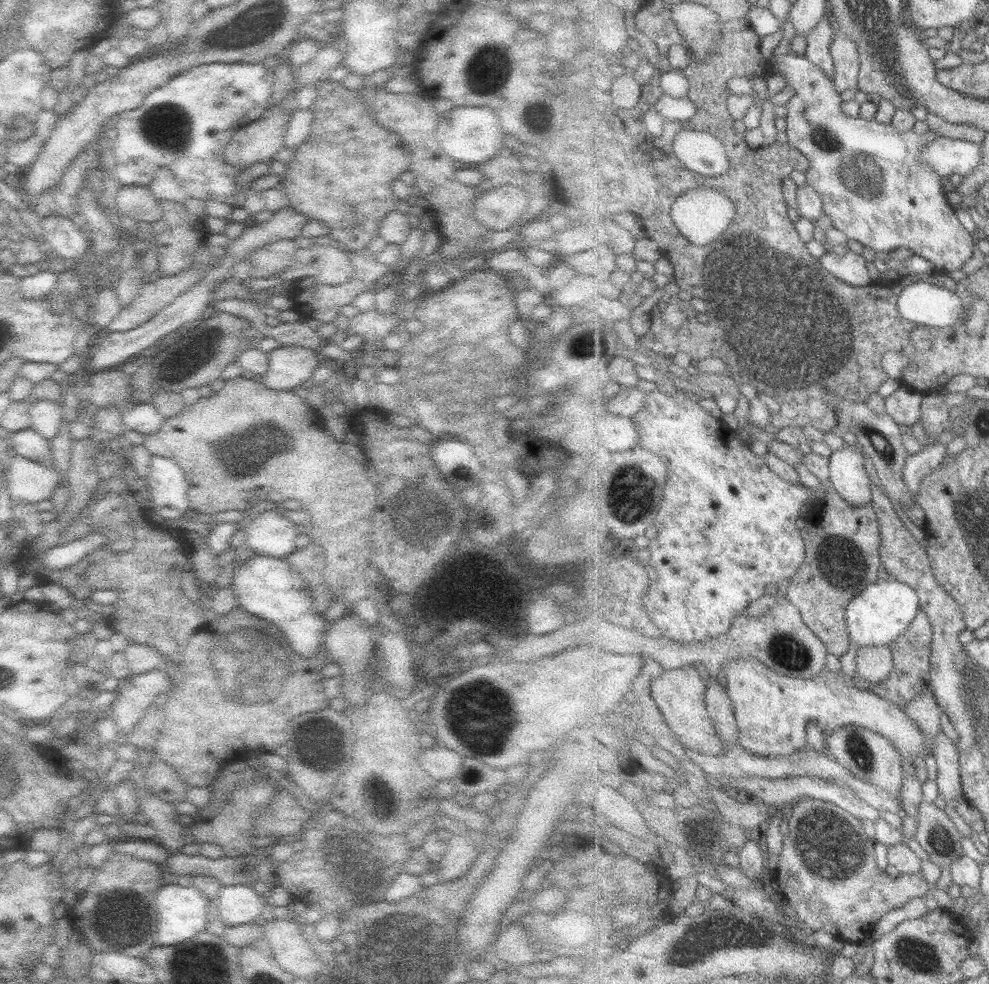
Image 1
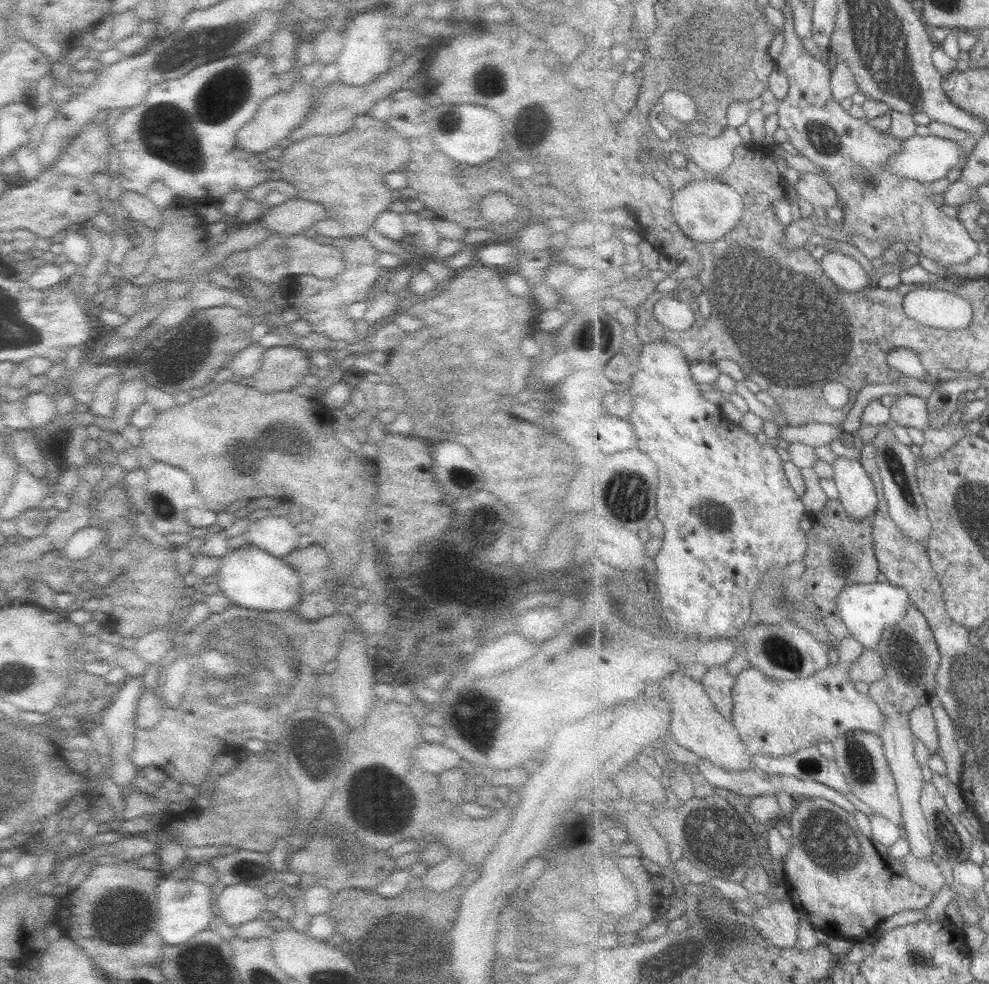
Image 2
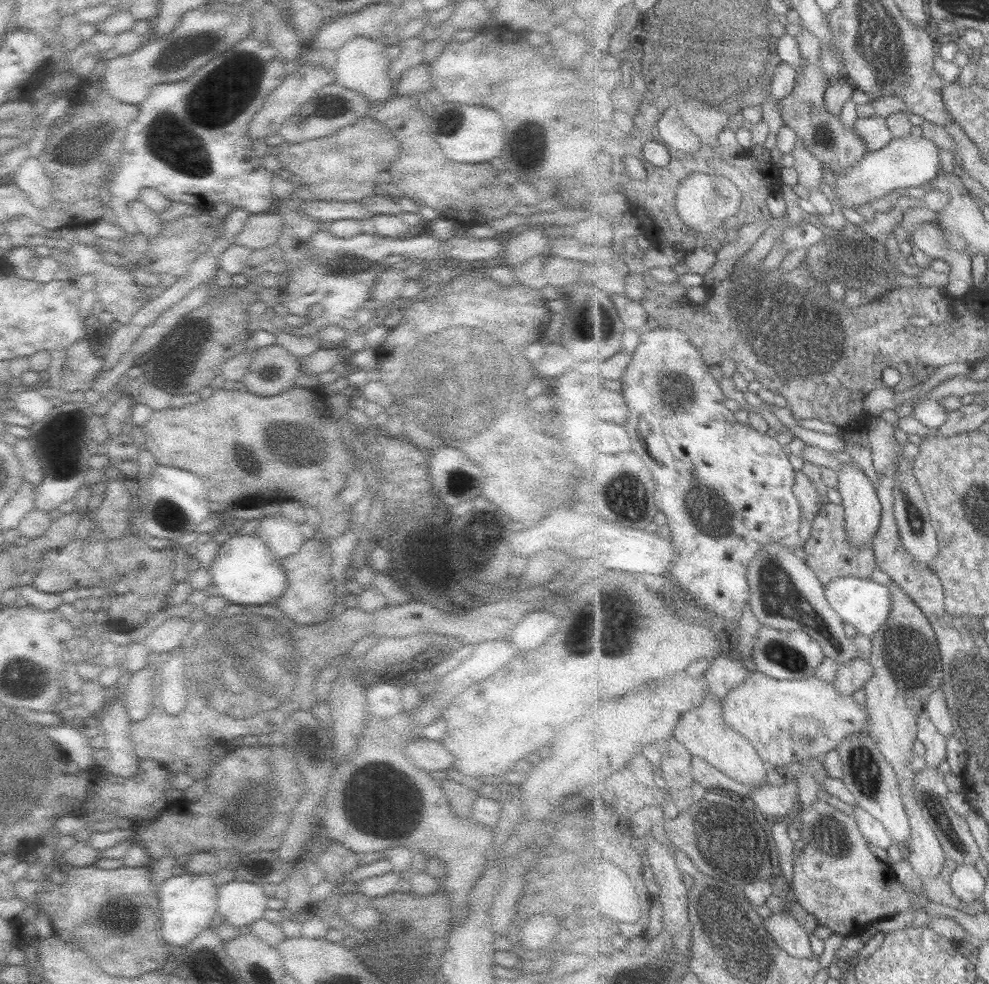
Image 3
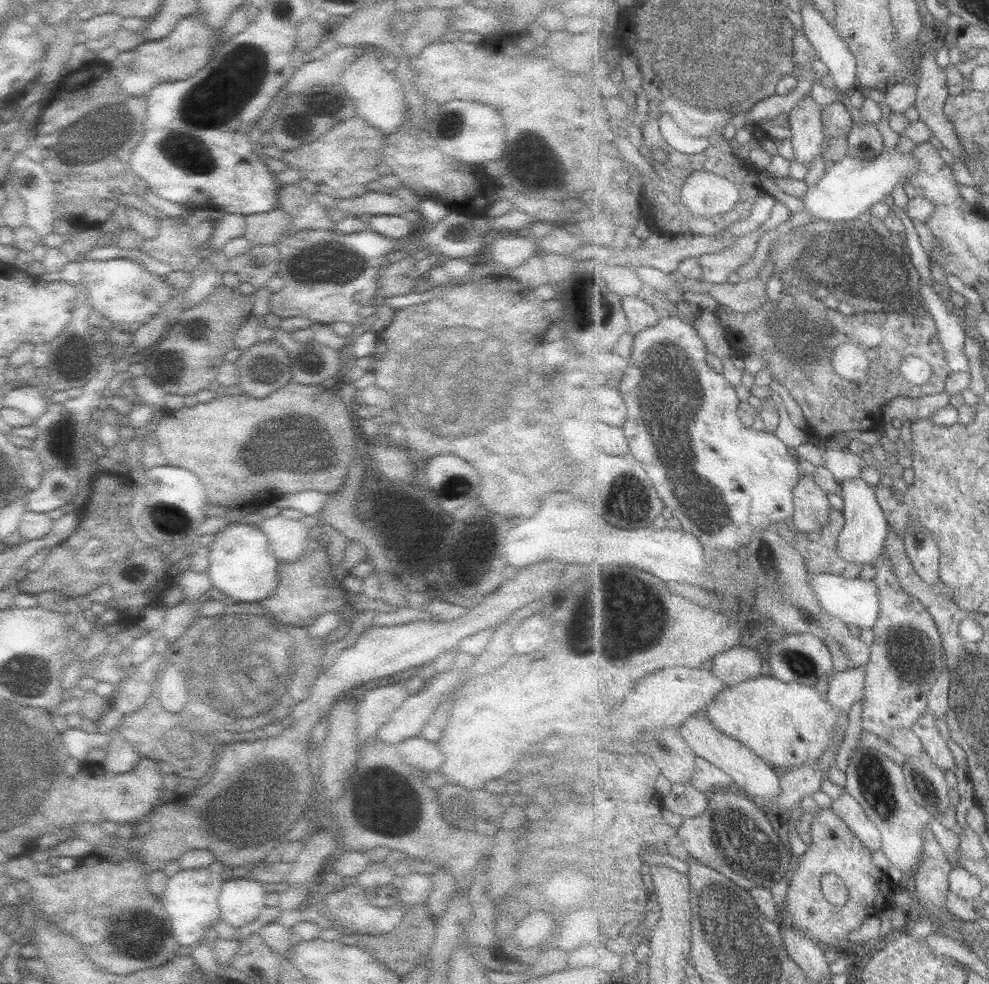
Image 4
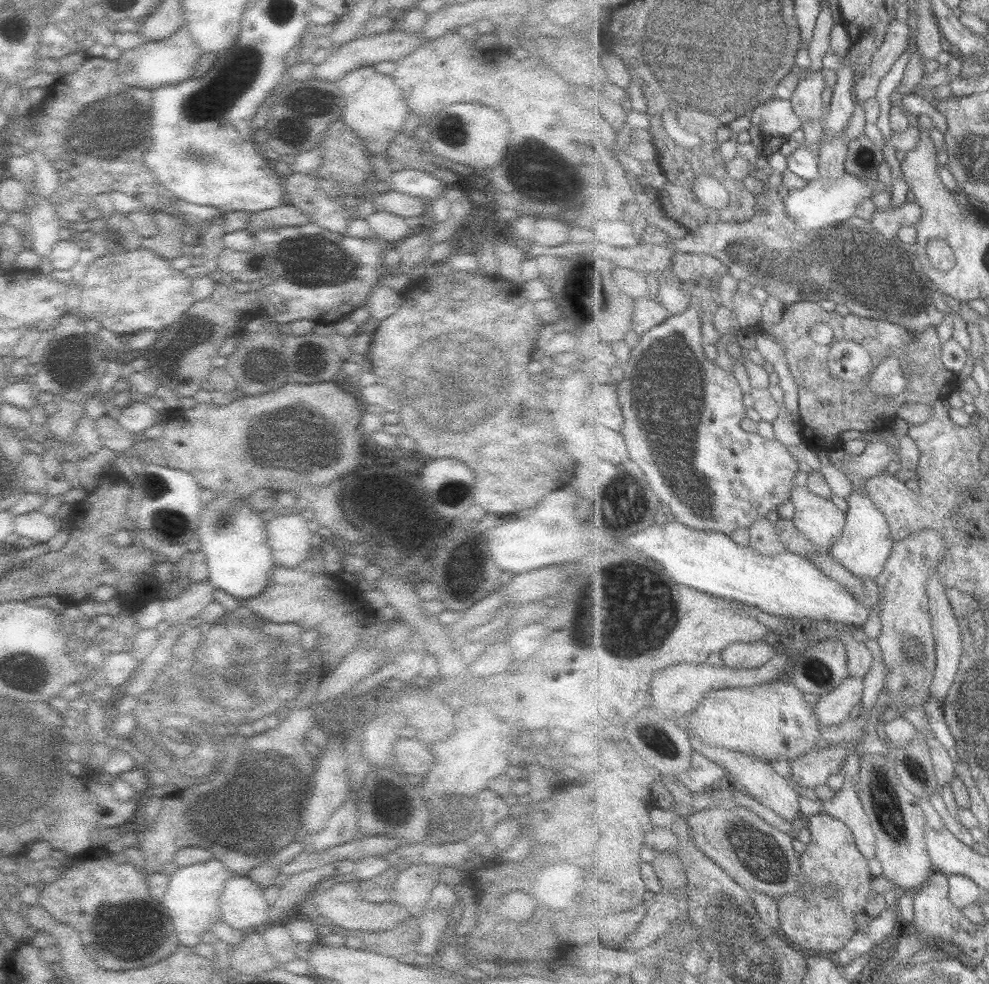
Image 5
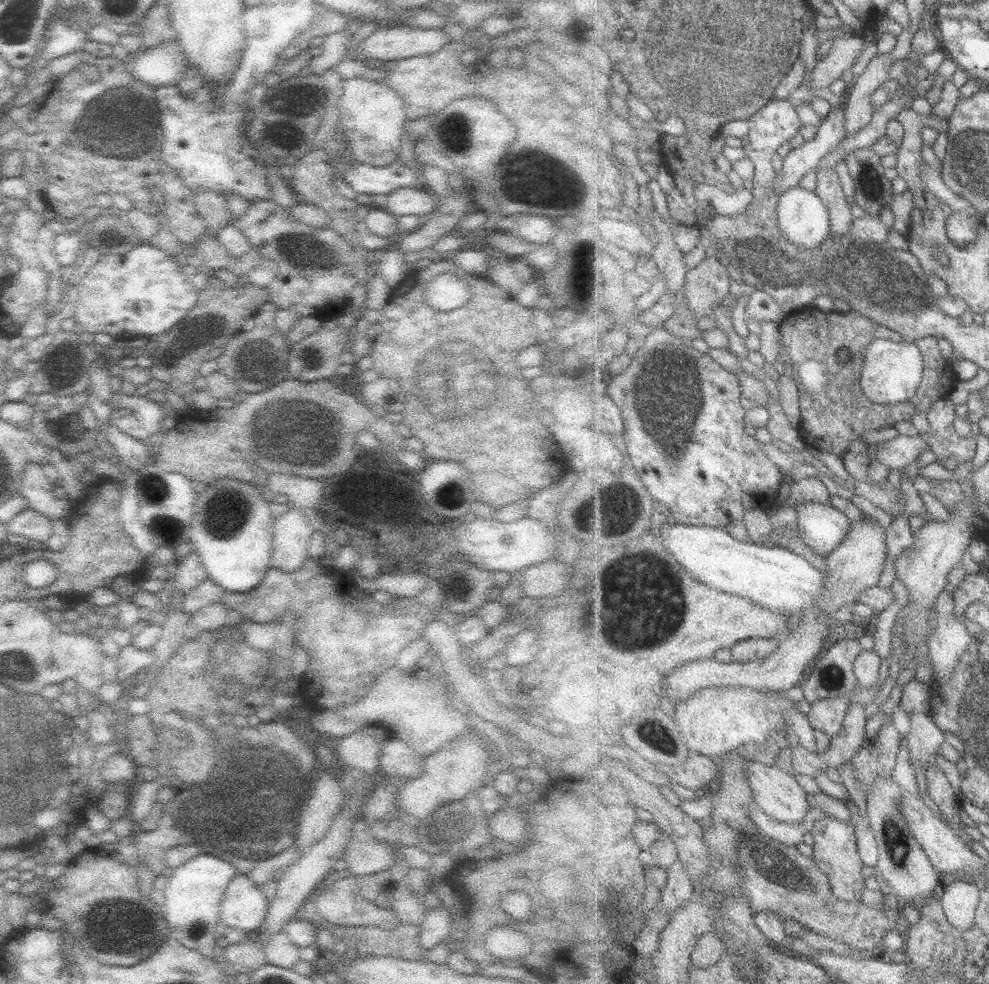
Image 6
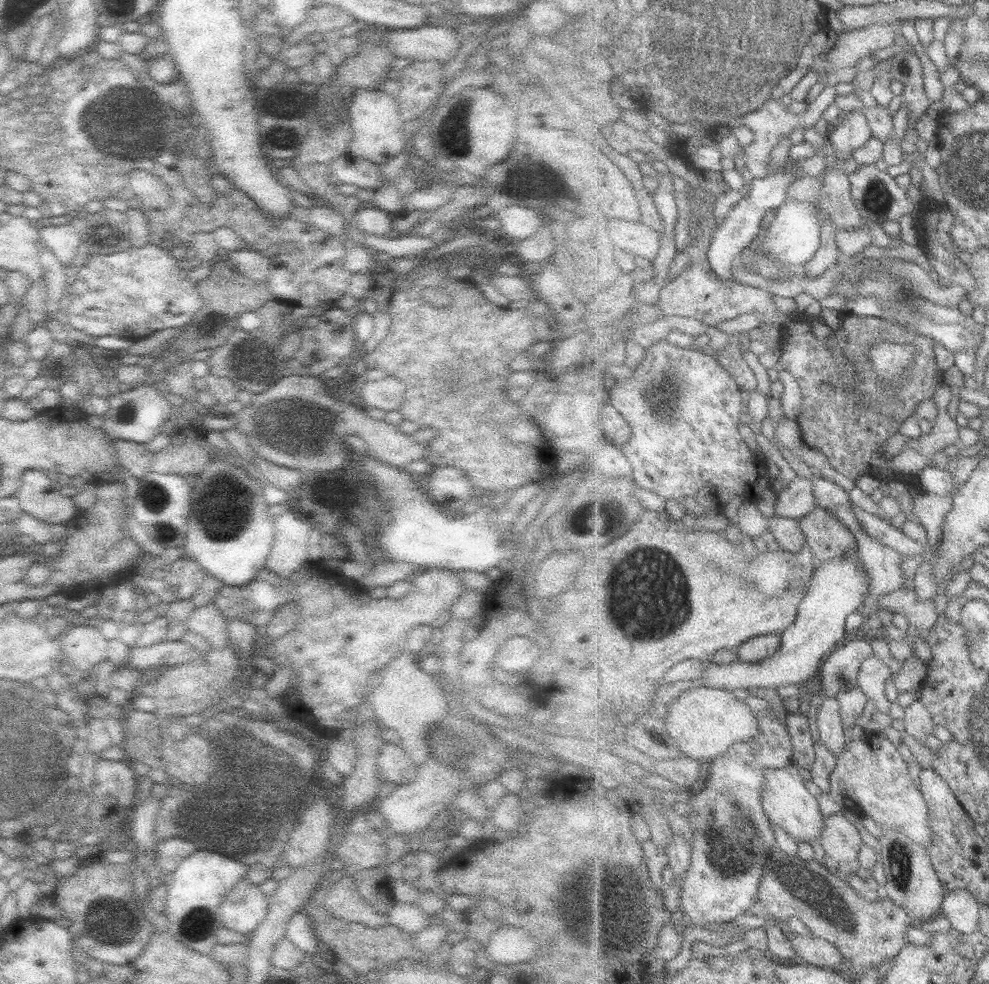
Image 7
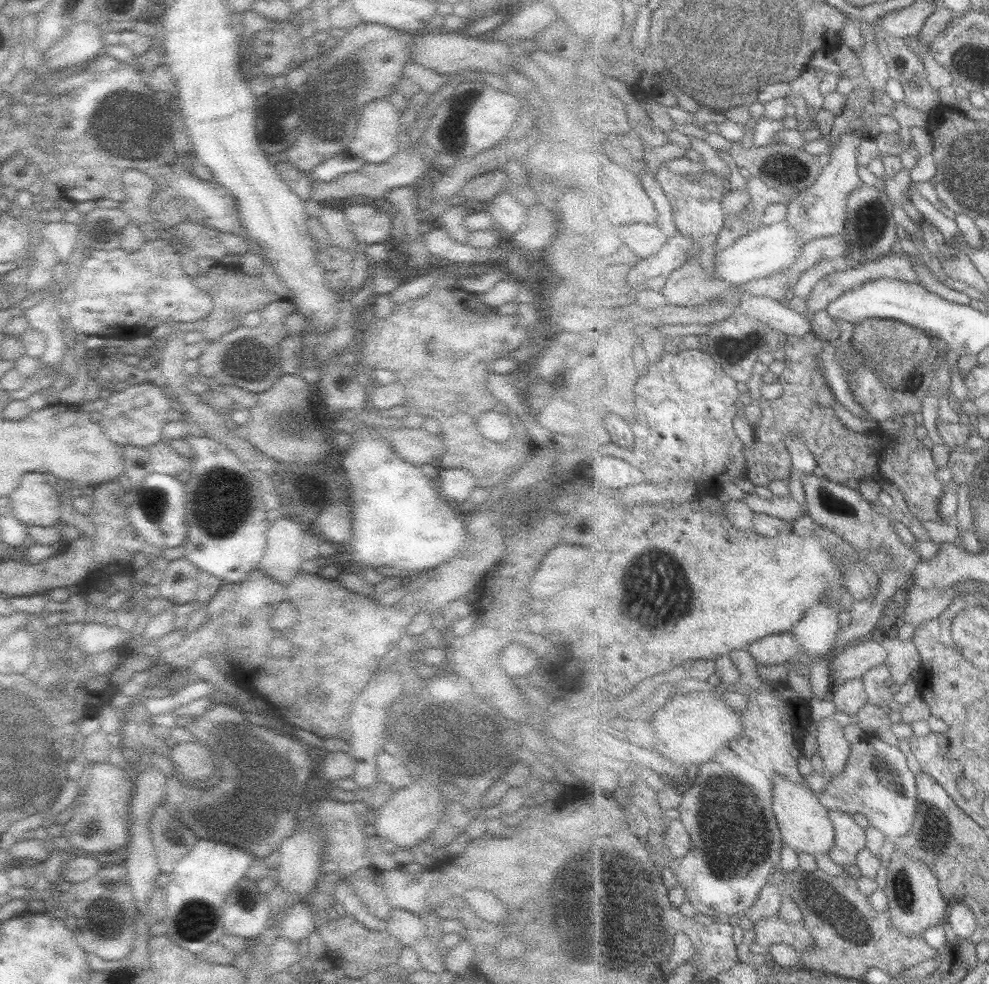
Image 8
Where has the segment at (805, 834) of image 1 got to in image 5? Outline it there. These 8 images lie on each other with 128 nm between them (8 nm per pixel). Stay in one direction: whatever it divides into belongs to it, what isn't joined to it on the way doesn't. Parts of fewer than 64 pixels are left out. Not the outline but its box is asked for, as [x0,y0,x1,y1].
[778,812,873,952]

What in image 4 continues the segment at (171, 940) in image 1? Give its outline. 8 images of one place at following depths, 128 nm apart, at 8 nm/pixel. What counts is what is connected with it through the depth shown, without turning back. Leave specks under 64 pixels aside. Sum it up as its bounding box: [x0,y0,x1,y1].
[160,862,223,948]

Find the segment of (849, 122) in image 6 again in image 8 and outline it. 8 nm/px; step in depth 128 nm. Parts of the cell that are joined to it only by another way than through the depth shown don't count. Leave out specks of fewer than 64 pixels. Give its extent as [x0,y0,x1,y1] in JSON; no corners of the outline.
[785,128,867,245]

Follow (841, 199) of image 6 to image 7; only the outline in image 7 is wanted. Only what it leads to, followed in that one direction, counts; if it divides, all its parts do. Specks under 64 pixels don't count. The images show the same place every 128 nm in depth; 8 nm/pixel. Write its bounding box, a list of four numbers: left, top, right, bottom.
[809,216,844,280]

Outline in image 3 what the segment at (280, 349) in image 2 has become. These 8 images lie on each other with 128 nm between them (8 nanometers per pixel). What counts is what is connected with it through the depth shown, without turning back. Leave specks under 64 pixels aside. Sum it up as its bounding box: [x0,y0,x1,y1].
[240,343,300,396]

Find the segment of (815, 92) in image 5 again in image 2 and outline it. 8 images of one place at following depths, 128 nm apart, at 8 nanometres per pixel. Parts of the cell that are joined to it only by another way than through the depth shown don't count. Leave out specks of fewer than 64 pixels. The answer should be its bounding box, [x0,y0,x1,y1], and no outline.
[793,173,837,213]

